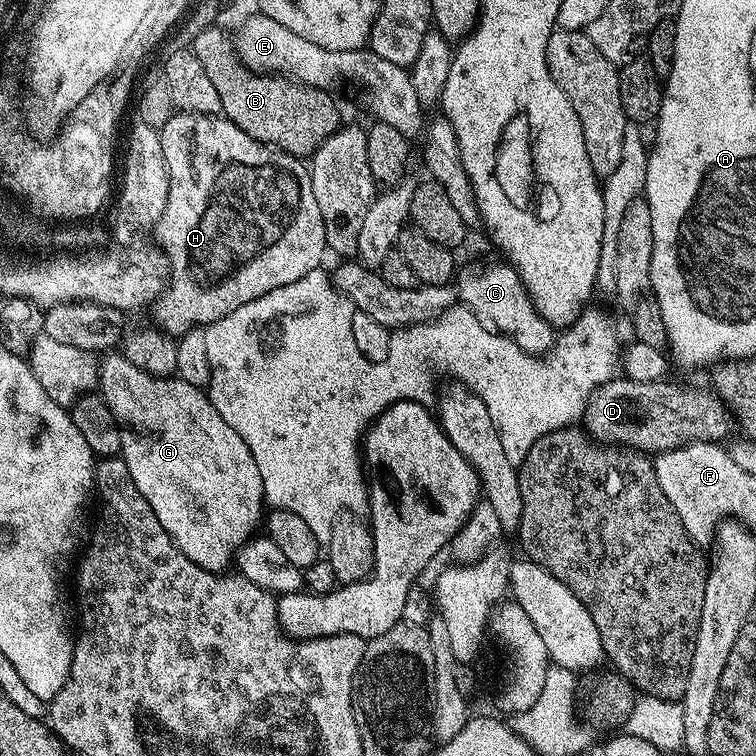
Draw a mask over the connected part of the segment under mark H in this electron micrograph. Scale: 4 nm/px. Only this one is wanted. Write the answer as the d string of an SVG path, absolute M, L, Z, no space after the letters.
M177 111L164 128L159 129L162 142L162 154L166 154L168 167L168 181L170 190L166 198L166 210L162 218L154 226L155 243L163 248L168 257L168 282L163 294L156 299L151 309L155 327L161 332L167 332L173 338L179 338L190 328L198 328L212 324L215 320L226 318L238 306L246 306L246 302L254 302L254 298L262 298L262 294L270 294L270 290L278 290L278 286L290 286L290 282L298 282L306 274L321 267L324 252L328 248L326 242L326 226L322 226L322 214L318 210L318 201L314 199L314 186L309 165L303 159L291 156L289 152L282 152L271 144L263 144L250 134L242 134L234 122L225 120L223 115L203 116L197 112Z

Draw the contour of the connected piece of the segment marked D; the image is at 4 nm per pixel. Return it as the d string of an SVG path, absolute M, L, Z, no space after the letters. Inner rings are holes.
M613 378L606 381L586 402L582 417L584 431L598 444L634 448L645 454L659 454L693 441L724 442L732 428L734 432L732 411L715 391L668 383L667 379L634 382Z

